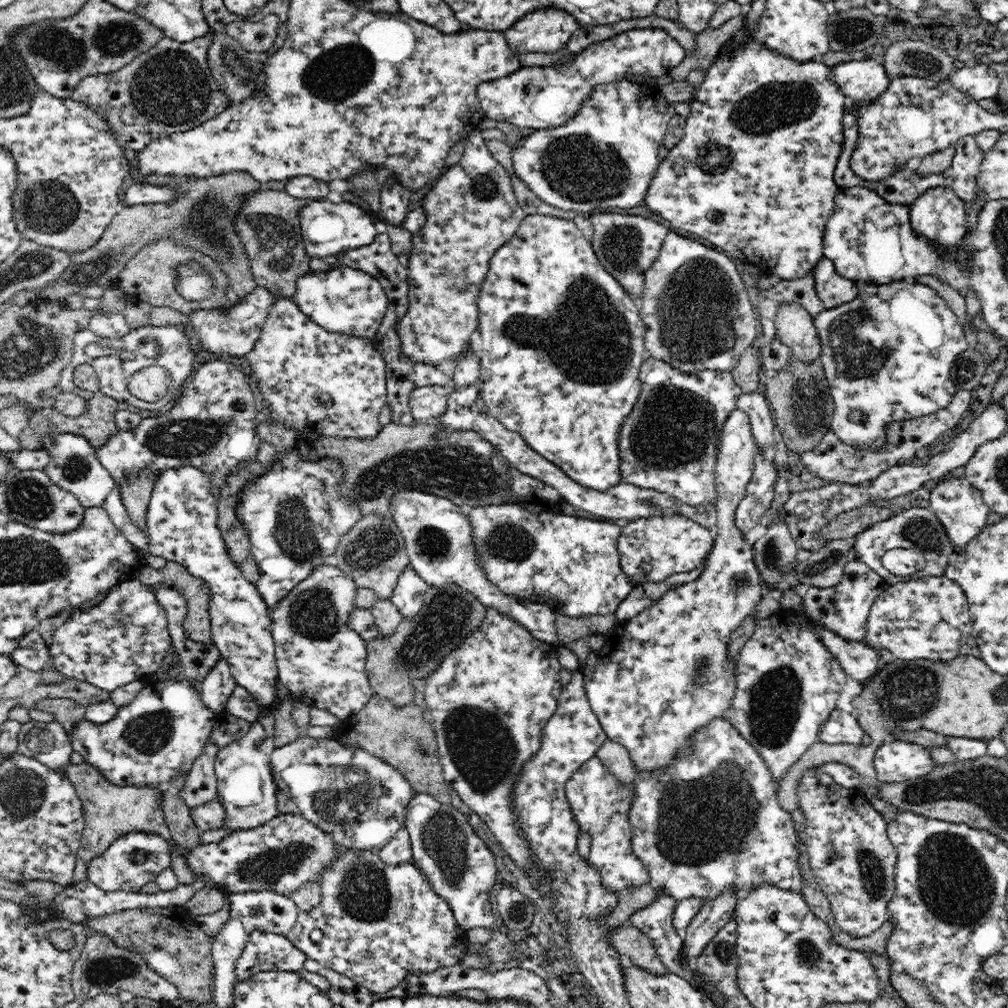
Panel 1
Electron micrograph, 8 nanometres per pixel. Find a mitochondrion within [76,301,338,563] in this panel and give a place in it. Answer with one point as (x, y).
(187, 438)

